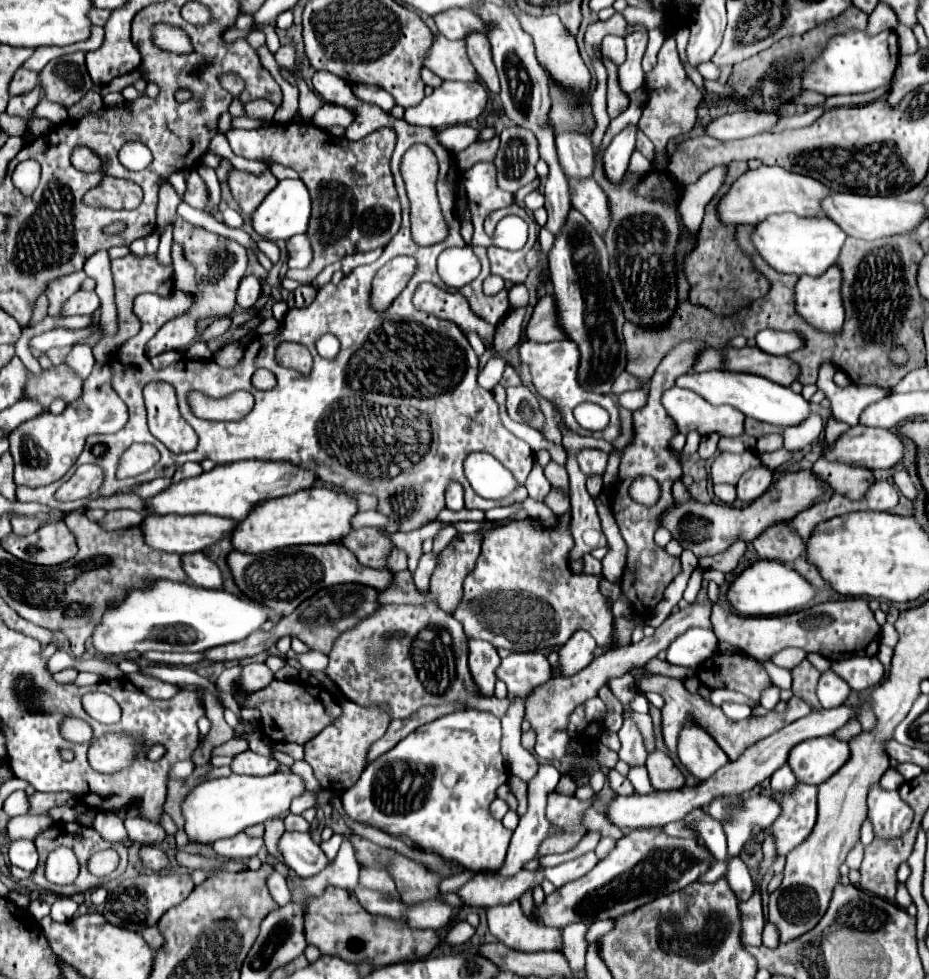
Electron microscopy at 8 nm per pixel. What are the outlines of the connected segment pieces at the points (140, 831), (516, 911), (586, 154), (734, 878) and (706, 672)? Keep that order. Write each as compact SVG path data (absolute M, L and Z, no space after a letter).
M126 818L124 826L128 830L128 838L136 844L156 846L156 844L162 844L166 838L166 832L160 824L148 822L144 818Z
M512 902L508 906L488 908L488 926L490 932L500 942L508 944L508 948L514 950L535 952L564 948L562 930L544 924L534 924L522 914L518 902Z
M562 130L556 134L556 148L566 176L578 176L578 178L592 176L594 154L592 144L586 136L574 130L568 132Z
M738 856L730 860L726 878L728 878L728 882L730 882L730 888L736 892L736 896L738 896L740 900L748 900L748 898L752 896L752 892L754 892L754 882L752 882L752 878L750 878L750 874L748 874L746 864L744 864Z
M716 652L698 666L696 678L710 690L726 688L742 692L752 702L760 702L760 694L772 686L772 680L760 662L752 660L748 654L736 652Z

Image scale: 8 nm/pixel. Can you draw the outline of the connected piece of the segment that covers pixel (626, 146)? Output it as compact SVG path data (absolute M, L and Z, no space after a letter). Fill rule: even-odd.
M636 124L626 126L622 132L614 136L614 140L604 150L604 170L612 182L618 182L628 170L630 156L636 150L636 132Z

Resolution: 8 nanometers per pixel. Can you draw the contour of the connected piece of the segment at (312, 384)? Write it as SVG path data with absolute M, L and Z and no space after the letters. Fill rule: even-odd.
M316 72L314 78L312 78L312 86L314 90L330 104L338 104L338 106L344 106L348 110L354 112L356 120L346 128L346 138L348 140L360 140L362 136L368 136L372 134L374 130L380 130L382 126L388 126L396 132L396 148L394 148L394 154L392 154L392 174L394 174L394 182L396 182L396 190L398 190L398 196L400 196L400 202L402 202L402 228L400 232L388 242L388 246L384 248L382 256L368 264L368 266L358 266L354 268L348 276L344 276L338 284L324 284L318 288L318 294L316 294L316 300L310 304L310 306L304 306L304 308L290 308L288 314L284 316L284 322L280 324L280 328L272 334L266 334L266 336L256 336L250 346L246 348L244 352L244 358L238 366L234 368L220 368L214 360L190 360L190 358L181 358L180 362L175 362L168 368L168 370L154 370L144 354L144 344L151 339L156 332L162 327L162 324L166 320L172 320L180 314L186 314L188 308L192 306L192 296L188 292L182 292L182 290L174 290L170 298L160 298L158 294L152 294L152 292L146 292L146 294L140 294L136 296L134 300L134 312L136 316L142 320L142 330L126 340L122 344L122 348L118 350L114 362L110 362L112 366L112 372L114 372L114 378L112 378L112 388L118 392L118 396L126 402L128 406L128 412L130 412L130 418L126 422L126 426L122 430L118 430L116 434L104 434L104 436L92 436L88 438L86 446L84 446L84 452L80 454L80 458L76 460L74 468L70 470L70 474L66 474L64 478L60 478L58 482L50 484L50 486L44 486L44 488L36 488L36 490L30 490L30 488L16 488L16 498L18 502L40 502L40 504L46 504L46 506L52 506L52 508L60 508L60 510L66 510L66 512L72 512L74 508L82 510L90 500L98 498L98 496L110 496L116 492L116 488L124 490L124 480L116 480L116 468L118 468L118 462L122 458L122 454L126 452L126 448L132 444L132 442L150 442L158 448L160 452L160 462L146 474L142 474L142 482L148 482L148 480L154 480L158 476L164 476L164 470L172 468L180 468L184 462L202 462L206 458L214 460L216 464L228 464L228 462L238 462L238 460L252 460L252 458L262 458L262 460L292 460L294 464L298 466L306 466L306 468L312 468L318 472L320 480L324 482L330 482L330 484L336 484L344 490L354 490L354 492L368 492L368 494L374 494L378 496L380 500L380 506L378 510L384 512L386 516L394 518L400 522L400 530L402 532L410 532L410 530L416 530L420 526L424 526L426 522L430 522L442 508L444 508L444 490L448 486L450 480L456 480L464 486L464 501L465 508L478 508L478 510L488 510L488 508L494 508L494 506L502 506L502 502L492 502L492 500L484 500L480 498L470 482L466 480L464 476L464 460L468 454L472 452L486 452L486 454L492 454L494 458L498 458L520 482L520 488L506 500L506 506L512 506L512 504L520 504L528 498L526 494L526 488L524 488L524 480L526 476L530 474L532 470L532 464L534 464L534 452L530 448L528 442L520 440L518 436L514 436L510 430L506 430L506 426L502 424L500 420L500 406L498 402L494 400L492 392L484 390L478 386L476 382L476 376L478 376L478 356L476 352L472 350L470 342L466 340L464 332L454 324L454 322L440 322L436 316L432 314L424 314L420 312L414 304L412 304L412 296L414 296L414 290L420 282L431 282L443 290L450 290L441 279L438 277L436 272L436 260L438 260L438 254L446 248L452 248L452 246L464 246L464 240L460 236L460 222L456 218L456 198L454 198L454 192L450 188L450 174L452 178L458 176L458 168L456 168L456 162L452 158L452 154L442 148L438 142L436 142L436 132L432 128L422 128L422 126L412 126L404 120L396 120L394 116L390 116L388 112L380 110L378 106L374 104L368 104L368 102L362 102L358 100L352 90L348 88L348 84L340 78L336 78L334 74L328 74L328 72ZM416 142L422 142L426 146L430 146L438 158L439 175L437 178L436 189L437 196L440 206L442 206L442 214L446 218L446 224L448 224L448 238L444 238L442 242L438 244L432 244L432 246L418 246L414 240L412 240L412 234L410 234L410 204L408 204L408 196L406 196L406 188L404 188L404 180L402 180L402 174L400 174L400 160L404 156L404 152L416 144ZM396 256L412 256L416 258L416 272L412 276L412 280L408 282L408 286L404 288L404 292L394 300L394 304L378 314L378 312L372 312L368 308L368 298L370 298L370 282L374 278L374 274L392 258ZM324 332L332 332L336 338L340 338L340 352L336 358L332 360L326 360L322 356L318 356L316 348L314 348L314 340L324 334ZM282 342L298 342L302 346L306 346L314 358L314 368L310 374L302 374L294 368L286 368L282 364L276 362L276 348L282 344ZM256 368L268 368L270 372L276 374L278 378L278 384L274 390L268 390L268 392L262 392L262 390L256 390L250 382L250 376L254 374ZM148 382L168 382L174 386L176 390L176 396L178 396L178 406L180 406L180 414L182 418L196 430L200 442L198 442L198 448L194 452L188 452L188 454L172 454L168 448L160 446L160 442L156 442L156 438L152 438L150 430L148 430L148 424L146 424L146 406L144 406L144 398L142 398L142 388L148 384ZM190 390L200 390L204 392L206 396L212 396L212 398L224 398L236 390L246 390L254 396L256 404L254 404L254 410L238 420L238 422L210 422L210 420L200 420L196 418L188 404L186 404L186 394ZM98 442L104 442L108 446L108 452L106 456L102 458L94 458L92 456L92 446L98 444ZM82 464L98 464L104 472L104 484L106 484L106 492L94 492L82 500L74 500L74 502L60 502L54 498L56 490L74 474L74 470Z

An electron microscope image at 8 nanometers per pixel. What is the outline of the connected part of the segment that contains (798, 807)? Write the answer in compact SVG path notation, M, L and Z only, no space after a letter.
M800 784L794 794L772 794L774 800L782 804L782 816L760 834L764 840L768 834L774 834L776 838L776 848L780 856L786 856L790 850L800 846L804 838L814 828L816 822L816 786Z

